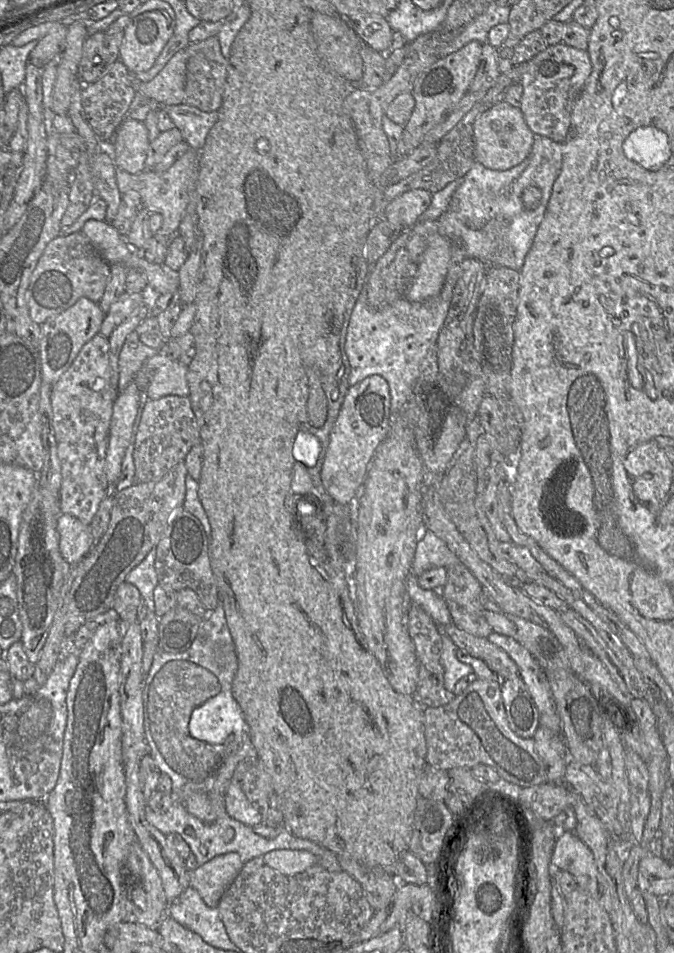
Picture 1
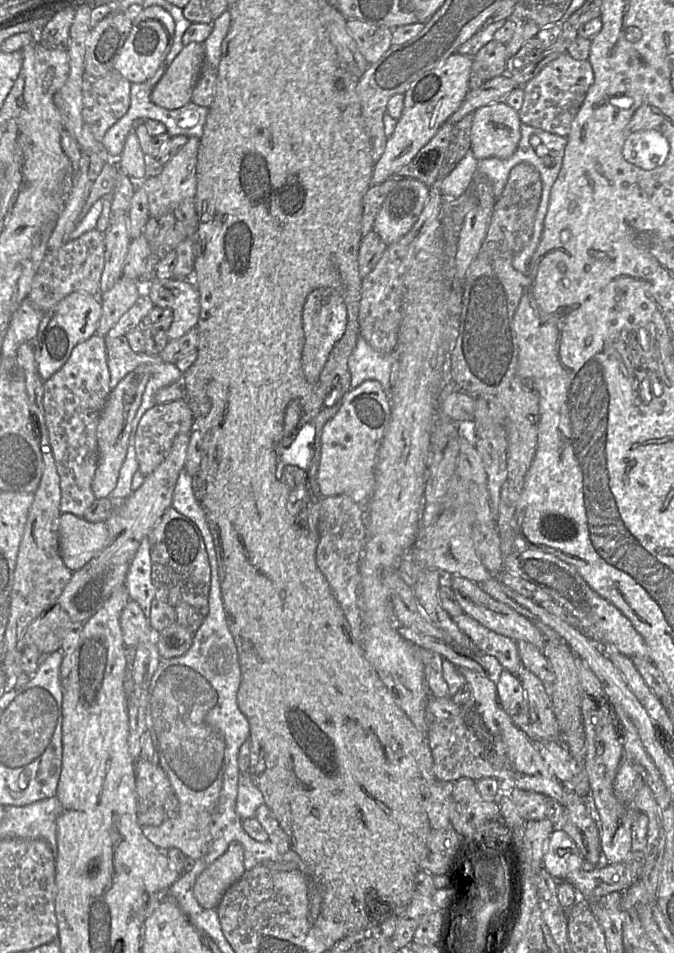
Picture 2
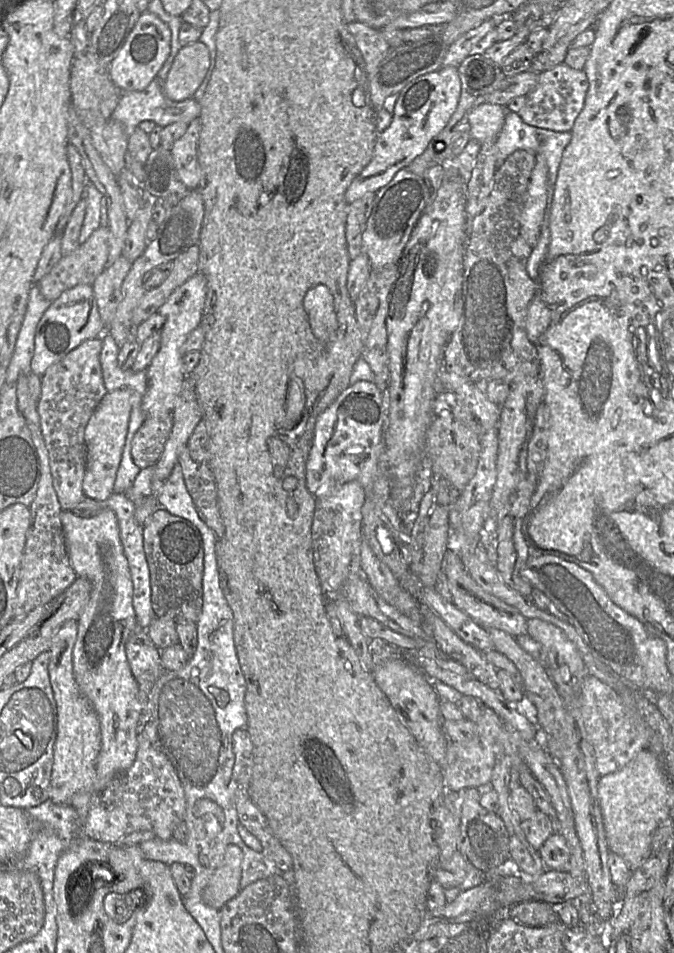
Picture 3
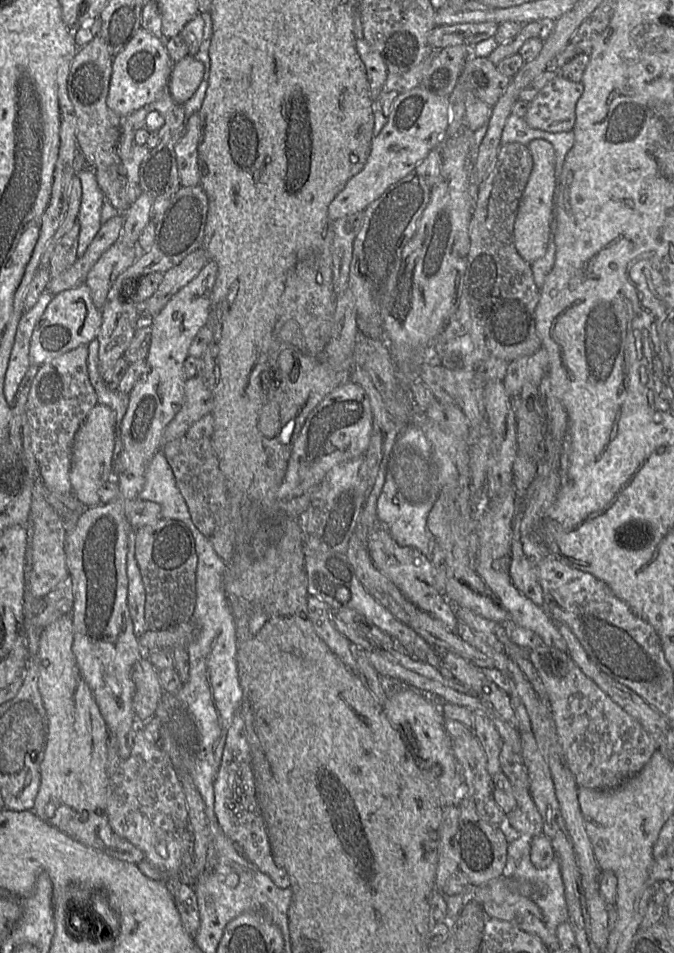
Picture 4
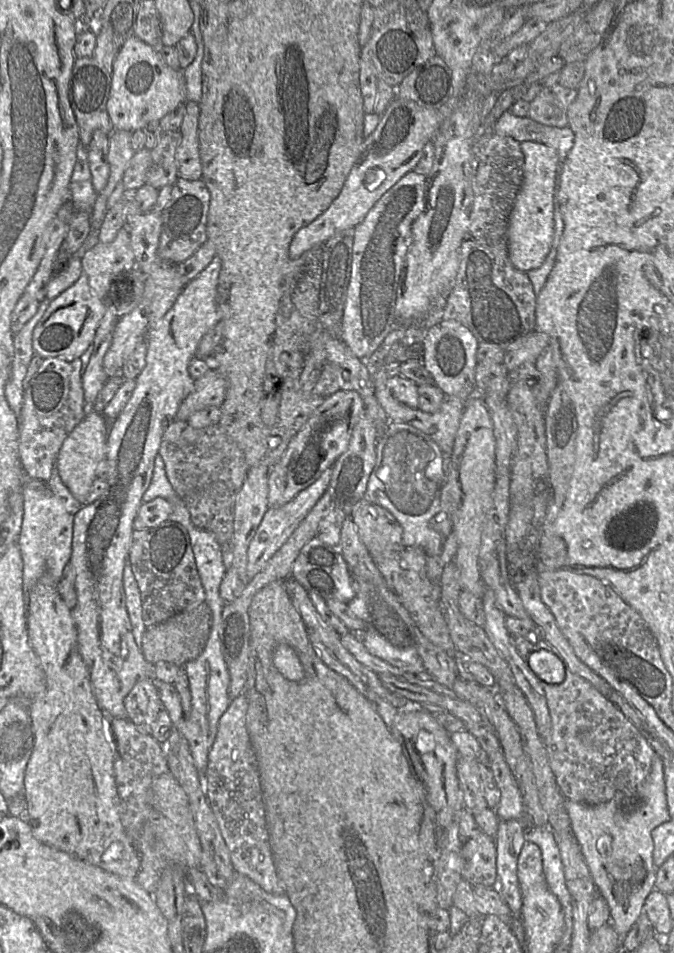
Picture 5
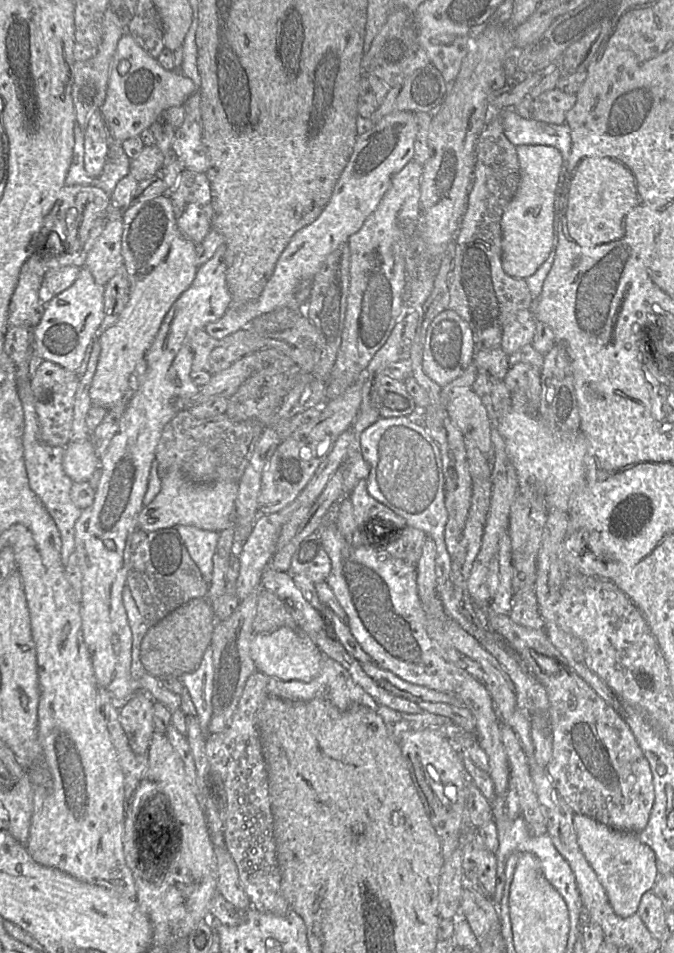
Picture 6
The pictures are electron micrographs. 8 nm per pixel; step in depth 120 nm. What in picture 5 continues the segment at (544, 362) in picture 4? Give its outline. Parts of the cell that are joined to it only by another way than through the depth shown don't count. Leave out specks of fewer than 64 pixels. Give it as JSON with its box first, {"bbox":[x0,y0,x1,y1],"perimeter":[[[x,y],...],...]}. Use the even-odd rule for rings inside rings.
{"bbox":[503,330,549,372],"perimeter":[[[534,330],[510,344],[505,350],[503,365],[508,372],[525,362],[535,363],[543,349],[549,345],[549,336]]]}

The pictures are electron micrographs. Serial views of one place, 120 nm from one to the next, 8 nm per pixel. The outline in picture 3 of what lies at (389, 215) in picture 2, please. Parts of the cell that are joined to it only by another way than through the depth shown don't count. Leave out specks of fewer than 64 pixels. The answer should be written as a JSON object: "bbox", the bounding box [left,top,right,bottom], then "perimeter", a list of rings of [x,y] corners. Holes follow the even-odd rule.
{"bbox":[362,168,430,269],"perimeter":[[[407,168],[400,169],[388,184],[375,193],[372,211],[362,235],[362,252],[368,256],[371,269],[392,265],[400,260],[413,228],[430,200],[425,180]]]}

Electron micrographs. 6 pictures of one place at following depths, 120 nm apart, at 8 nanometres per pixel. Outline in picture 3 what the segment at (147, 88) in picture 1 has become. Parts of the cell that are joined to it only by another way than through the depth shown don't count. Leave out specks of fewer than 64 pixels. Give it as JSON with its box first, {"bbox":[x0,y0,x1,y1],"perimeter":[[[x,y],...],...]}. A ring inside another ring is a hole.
{"bbox":[163,41,209,102],"perimeter":[[[199,41],[182,47],[167,74],[163,93],[173,102],[193,98],[208,71],[209,50]]]}

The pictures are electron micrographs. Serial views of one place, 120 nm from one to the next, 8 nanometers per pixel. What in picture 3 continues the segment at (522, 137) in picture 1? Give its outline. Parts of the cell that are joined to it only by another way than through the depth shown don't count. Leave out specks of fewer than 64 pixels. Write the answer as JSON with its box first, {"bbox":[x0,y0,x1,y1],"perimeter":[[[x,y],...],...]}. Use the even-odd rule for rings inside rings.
{"bbox":[468,103,507,144],"perimeter":[[[481,103],[468,116],[468,130],[480,144],[496,141],[503,128],[507,108],[498,104]]]}

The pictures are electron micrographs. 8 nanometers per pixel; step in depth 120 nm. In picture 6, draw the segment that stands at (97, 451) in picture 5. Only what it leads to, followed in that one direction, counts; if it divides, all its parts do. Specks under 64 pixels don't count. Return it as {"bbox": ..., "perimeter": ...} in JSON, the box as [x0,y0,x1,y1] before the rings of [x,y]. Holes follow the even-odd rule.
{"bbox":[63,439,100,483],"perimeter":[[[89,439],[71,440],[64,450],[63,470],[73,483],[88,481],[92,473],[100,467],[93,444]]]}

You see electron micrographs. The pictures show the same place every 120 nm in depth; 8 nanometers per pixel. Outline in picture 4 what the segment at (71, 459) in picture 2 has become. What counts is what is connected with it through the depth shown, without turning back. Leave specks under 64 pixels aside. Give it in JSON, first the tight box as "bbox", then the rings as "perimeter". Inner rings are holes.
{"bbox":[26,345,98,494],"perimeter":[[[88,345],[80,346],[40,366],[29,391],[26,415],[30,425],[32,451],[41,478],[49,491],[71,494],[69,478],[75,434],[98,404],[88,374]]]}

